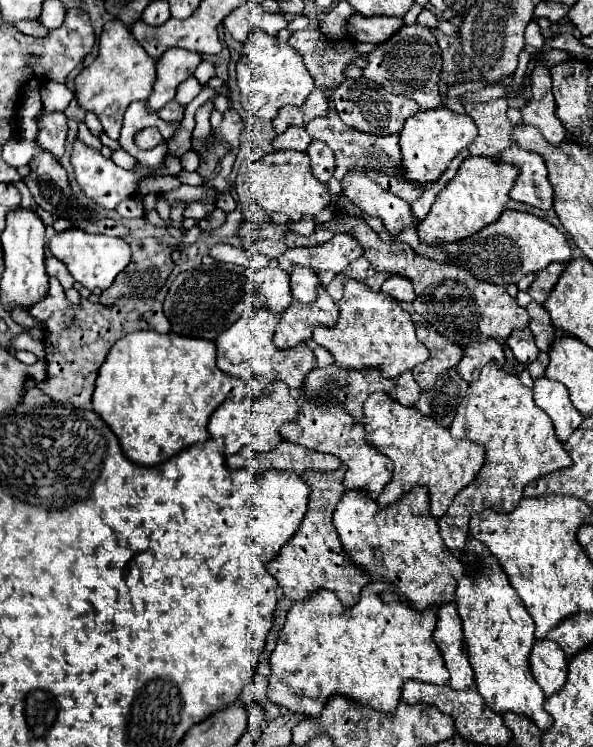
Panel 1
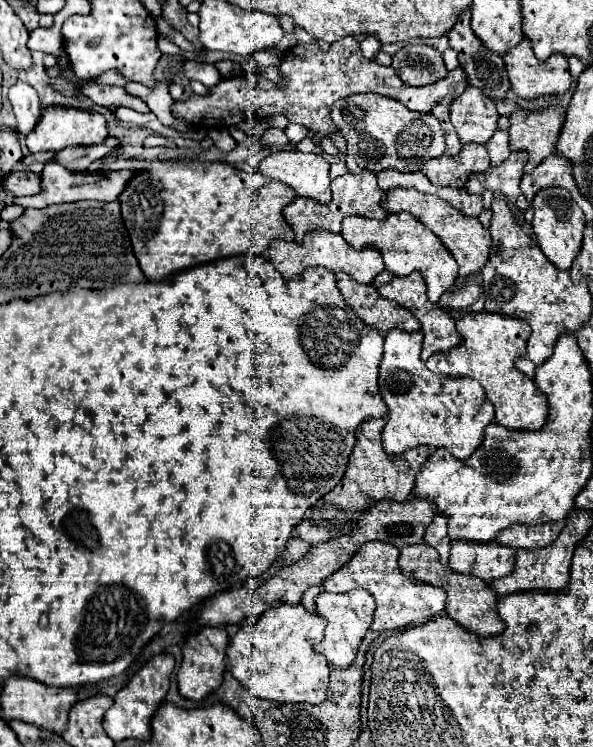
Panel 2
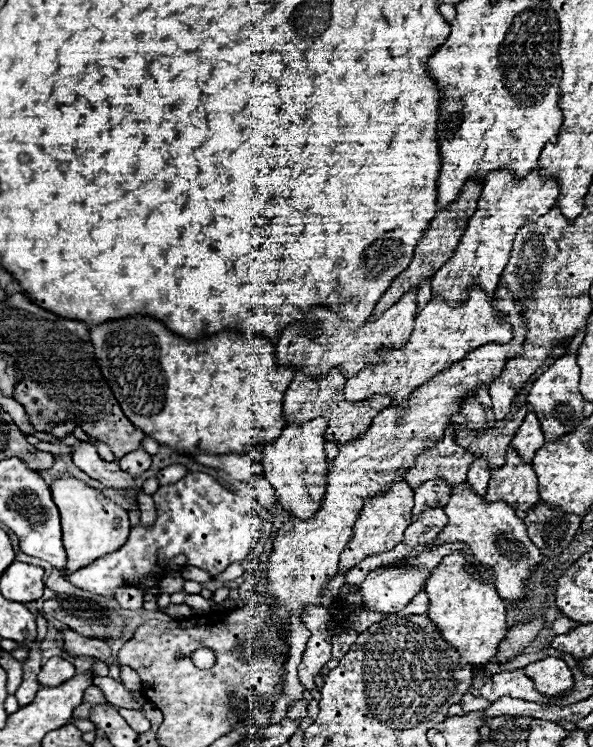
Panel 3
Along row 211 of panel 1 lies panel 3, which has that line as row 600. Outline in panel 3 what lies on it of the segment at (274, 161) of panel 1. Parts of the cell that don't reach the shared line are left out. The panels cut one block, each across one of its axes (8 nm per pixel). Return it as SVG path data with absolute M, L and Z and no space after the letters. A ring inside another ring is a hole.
M502 280L496 290L494 306L512 324L512 342L502 346L480 346L478 350L462 358L458 364L452 364L450 368L436 374L430 382L416 388L406 398L406 408L392 404L380 414L376 414L370 428L362 436L356 436L354 440L338 446L338 456L330 462L326 472L326 492L318 512L308 520L290 516L288 522L282 522L272 542L266 572L268 594L264 598L270 606L270 626L286 632L292 614L302 616L306 606L320 606L322 588L338 574L340 552L352 538L352 528L356 518L360 516L364 502L376 492L388 490L394 480L400 480L414 466L416 456L422 450L432 448L438 440L444 438L450 416L460 408L462 398L470 396L470 392L474 394L480 384L490 384L496 376L500 376L504 362L522 352L526 322L522 318L522 310L516 306L516 300L512 298L510 290Z

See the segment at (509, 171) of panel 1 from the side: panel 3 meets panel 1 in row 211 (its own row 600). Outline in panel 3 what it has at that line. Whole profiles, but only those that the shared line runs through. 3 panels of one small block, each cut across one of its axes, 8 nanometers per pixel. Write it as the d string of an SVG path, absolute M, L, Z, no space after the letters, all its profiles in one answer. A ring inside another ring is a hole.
M464 552L446 556L426 580L426 594L430 598L428 616L440 628L444 640L460 654L460 664L486 666L494 658L500 640L506 636L506 602L498 596L492 580L480 578L482 574L466 560Z

